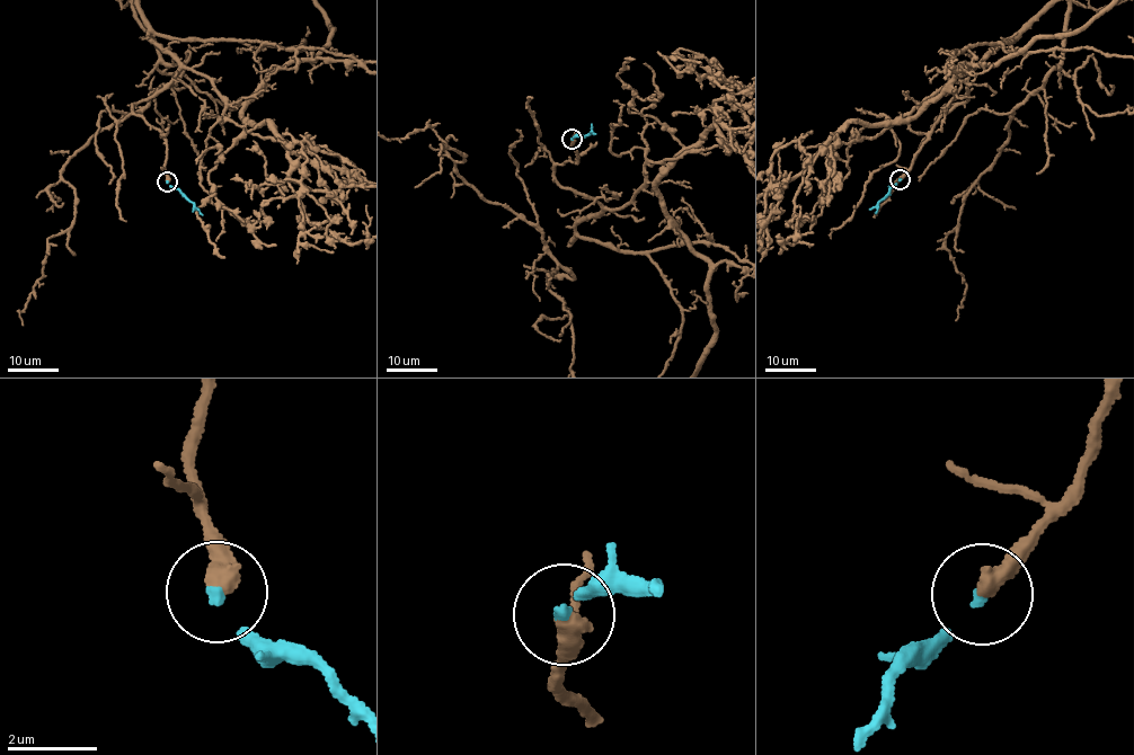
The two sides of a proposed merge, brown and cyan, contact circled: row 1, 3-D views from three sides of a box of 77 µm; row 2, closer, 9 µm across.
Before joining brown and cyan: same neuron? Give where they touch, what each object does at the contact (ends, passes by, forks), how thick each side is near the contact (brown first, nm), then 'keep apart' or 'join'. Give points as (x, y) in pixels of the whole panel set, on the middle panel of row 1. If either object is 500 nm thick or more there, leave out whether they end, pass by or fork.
(572, 139) | brown ends | cyan ends | 440/170 nm | join

